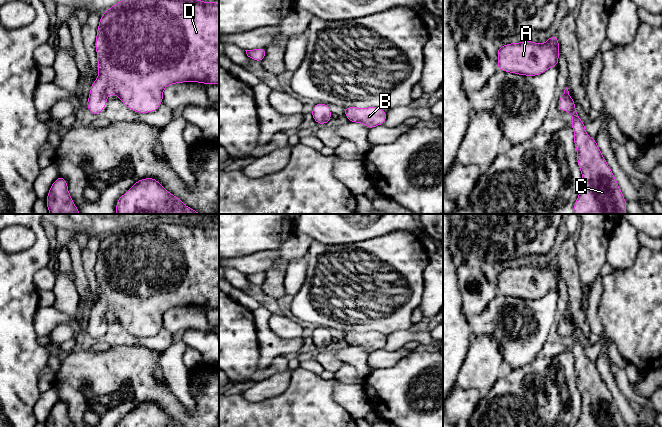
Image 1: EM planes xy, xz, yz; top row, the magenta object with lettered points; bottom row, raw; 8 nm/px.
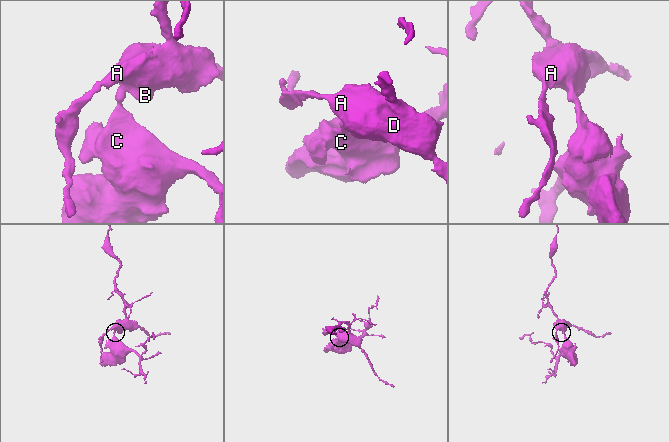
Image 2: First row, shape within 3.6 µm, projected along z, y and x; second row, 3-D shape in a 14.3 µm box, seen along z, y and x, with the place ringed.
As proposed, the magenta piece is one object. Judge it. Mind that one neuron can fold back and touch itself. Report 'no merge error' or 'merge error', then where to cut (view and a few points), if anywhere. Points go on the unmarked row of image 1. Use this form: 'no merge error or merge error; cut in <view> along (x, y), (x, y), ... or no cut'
no merge error; no cut

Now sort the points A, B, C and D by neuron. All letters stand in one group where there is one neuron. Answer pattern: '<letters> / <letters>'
A B C D

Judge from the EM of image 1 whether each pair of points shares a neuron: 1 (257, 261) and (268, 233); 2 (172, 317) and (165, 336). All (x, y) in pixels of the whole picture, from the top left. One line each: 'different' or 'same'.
1: different
2: different

